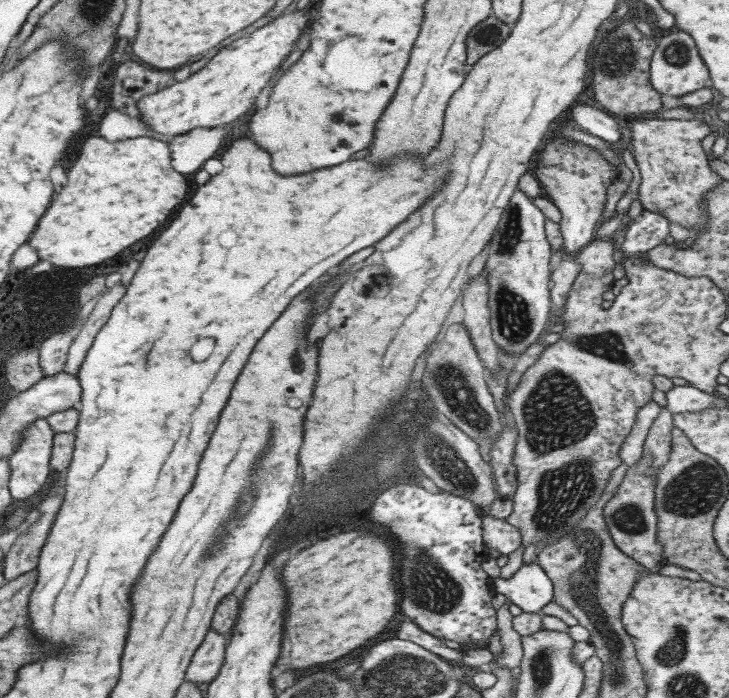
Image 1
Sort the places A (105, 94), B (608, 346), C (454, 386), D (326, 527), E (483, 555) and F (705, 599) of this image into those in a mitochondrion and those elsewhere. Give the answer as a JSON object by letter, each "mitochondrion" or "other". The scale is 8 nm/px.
{"A":"other","B":"mitochondrion","C":"mitochondrion","D":"other","E":"other","F":"other"}

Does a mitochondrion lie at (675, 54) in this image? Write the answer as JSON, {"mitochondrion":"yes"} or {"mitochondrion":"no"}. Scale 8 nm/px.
{"mitochondrion":"yes"}

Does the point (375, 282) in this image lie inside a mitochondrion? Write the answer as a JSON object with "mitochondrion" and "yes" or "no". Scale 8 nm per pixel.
{"mitochondrion":"no"}

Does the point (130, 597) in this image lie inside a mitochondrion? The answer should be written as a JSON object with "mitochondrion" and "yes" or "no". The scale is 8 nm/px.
{"mitochondrion":"no"}

